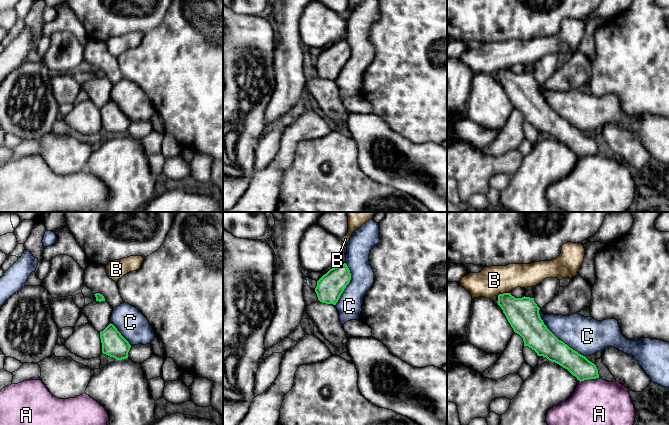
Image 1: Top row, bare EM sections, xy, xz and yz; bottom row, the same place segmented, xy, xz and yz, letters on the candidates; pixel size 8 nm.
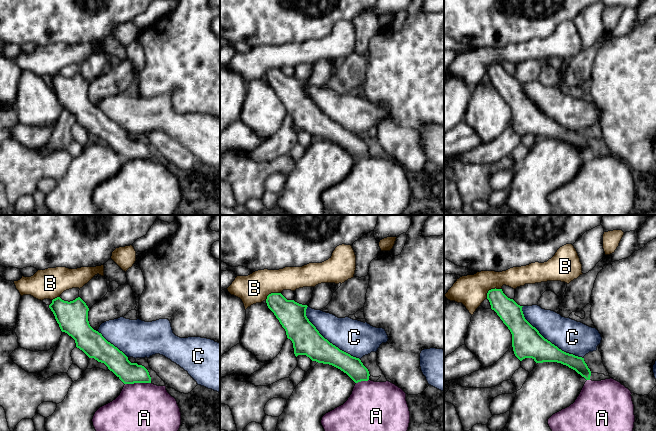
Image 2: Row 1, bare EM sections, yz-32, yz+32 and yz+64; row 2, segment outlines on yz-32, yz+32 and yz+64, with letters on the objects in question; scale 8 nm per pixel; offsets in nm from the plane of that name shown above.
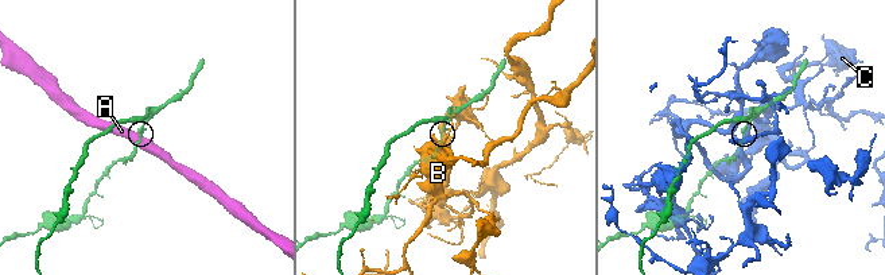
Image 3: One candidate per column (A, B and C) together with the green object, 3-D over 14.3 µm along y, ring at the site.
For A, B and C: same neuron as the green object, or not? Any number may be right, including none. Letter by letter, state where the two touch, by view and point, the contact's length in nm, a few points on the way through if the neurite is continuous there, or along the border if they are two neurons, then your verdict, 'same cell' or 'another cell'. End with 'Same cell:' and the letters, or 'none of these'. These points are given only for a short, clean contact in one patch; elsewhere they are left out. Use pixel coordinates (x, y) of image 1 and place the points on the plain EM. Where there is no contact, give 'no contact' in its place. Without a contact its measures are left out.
A: contact yz (589, 154); length 160 nm; border yz (598, 153), (584, 155), (580, 158); another cell
B: contact yz (503, 69); length 110 nm; border yz (509, 68), (497, 71); another cell
C: contact yz (556, 113); length 550 nm; another cell
Same cell: none of these

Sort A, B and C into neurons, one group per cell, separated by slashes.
A / B / C

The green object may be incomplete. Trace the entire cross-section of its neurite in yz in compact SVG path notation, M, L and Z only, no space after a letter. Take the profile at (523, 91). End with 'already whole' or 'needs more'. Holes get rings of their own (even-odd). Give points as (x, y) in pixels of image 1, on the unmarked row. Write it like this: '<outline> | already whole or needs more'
M503 69L498 71L497 79L514 108L523 114L524 122L567 145L580 158L599 154L594 139L559 116L547 104L534 74L515 74L511 69Z | already whole

